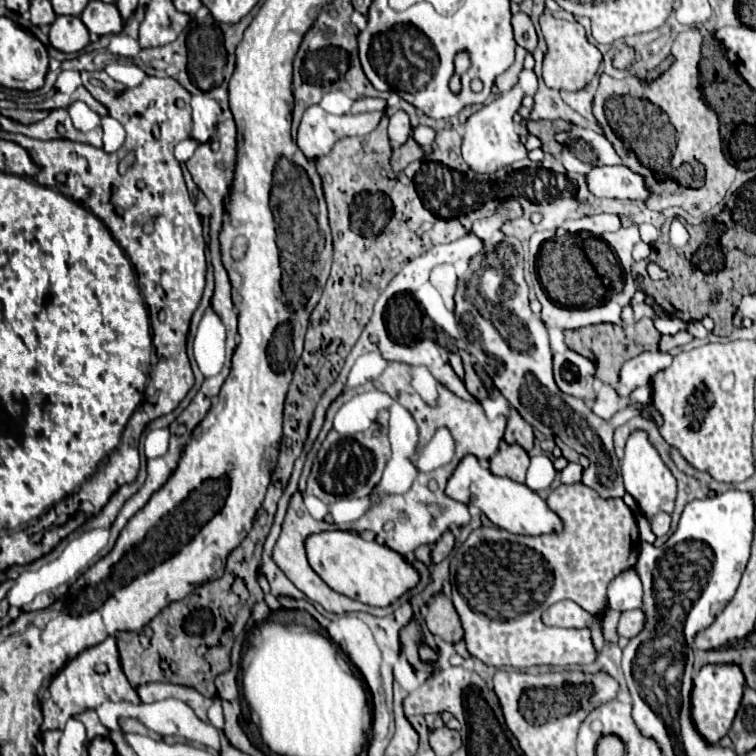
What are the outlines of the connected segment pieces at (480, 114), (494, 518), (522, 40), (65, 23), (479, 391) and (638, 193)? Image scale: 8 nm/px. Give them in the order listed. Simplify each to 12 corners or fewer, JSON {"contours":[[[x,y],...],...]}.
{"contours":[[[522,70],[508,94],[464,124],[462,156],[488,174],[528,156],[512,116],[538,90]],[[466,456],[446,494],[520,536],[552,534],[560,518],[526,484]],[[524,12],[512,16],[516,44],[534,52],[538,38]],[[56,18],[50,44],[78,52],[90,42],[80,18]],[[470,362],[464,364],[463,382],[474,398],[482,398],[486,388]],[[626,166],[594,168],[588,188],[600,198],[646,200],[644,178]]]}

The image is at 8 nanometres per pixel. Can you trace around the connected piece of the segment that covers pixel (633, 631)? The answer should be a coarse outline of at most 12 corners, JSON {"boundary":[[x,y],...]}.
{"boundary":[[644,610],[622,612],[618,634],[634,638],[646,626]]}

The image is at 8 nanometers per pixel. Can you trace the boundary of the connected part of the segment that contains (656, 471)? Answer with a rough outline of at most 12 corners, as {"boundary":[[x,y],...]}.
{"boundary":[[646,432],[622,460],[626,492],[652,520],[672,514],[676,478]]}

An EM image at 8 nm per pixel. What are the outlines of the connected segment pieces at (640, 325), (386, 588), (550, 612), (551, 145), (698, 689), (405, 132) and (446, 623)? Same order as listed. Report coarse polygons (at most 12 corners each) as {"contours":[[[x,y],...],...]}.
{"contours":[[[642,318],[628,326],[568,330],[566,344],[616,386],[622,364],[658,352],[660,332]],[[352,532],[306,540],[332,590],[390,606],[420,584],[402,554]],[[576,602],[552,604],[542,620],[562,628],[602,627],[604,616],[588,616]],[[556,120],[532,122],[530,134],[542,140],[542,150],[558,156],[563,145],[556,134],[570,131],[570,124]],[[738,666],[694,676],[690,718],[708,744],[730,730],[742,700]],[[404,110],[390,116],[388,136],[404,144],[412,134],[410,118]],[[438,594],[426,626],[444,642],[458,644],[462,626],[450,598]]]}

